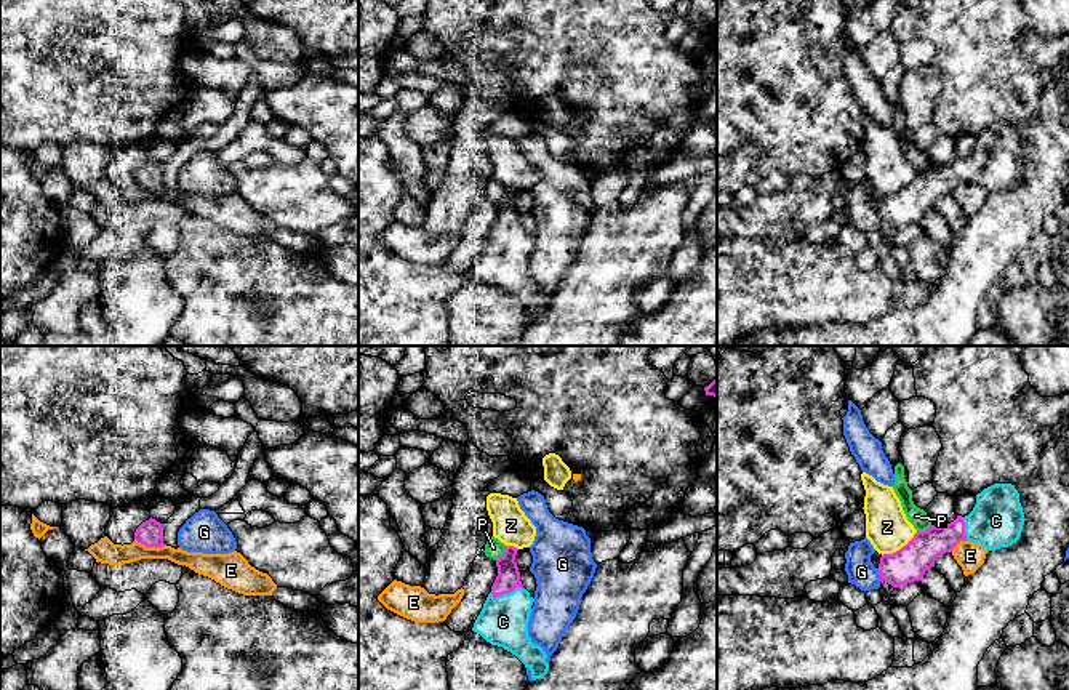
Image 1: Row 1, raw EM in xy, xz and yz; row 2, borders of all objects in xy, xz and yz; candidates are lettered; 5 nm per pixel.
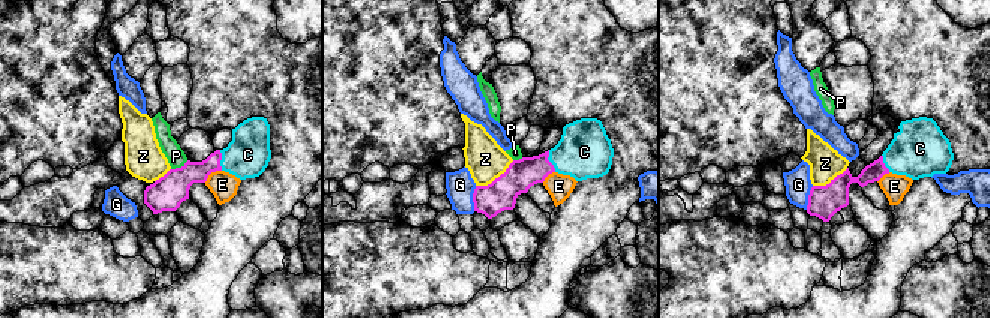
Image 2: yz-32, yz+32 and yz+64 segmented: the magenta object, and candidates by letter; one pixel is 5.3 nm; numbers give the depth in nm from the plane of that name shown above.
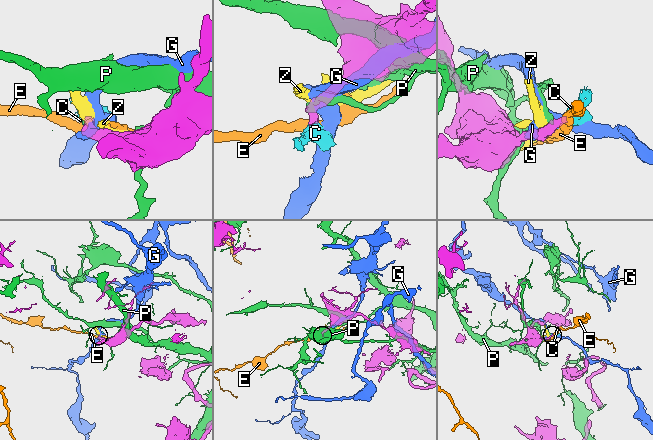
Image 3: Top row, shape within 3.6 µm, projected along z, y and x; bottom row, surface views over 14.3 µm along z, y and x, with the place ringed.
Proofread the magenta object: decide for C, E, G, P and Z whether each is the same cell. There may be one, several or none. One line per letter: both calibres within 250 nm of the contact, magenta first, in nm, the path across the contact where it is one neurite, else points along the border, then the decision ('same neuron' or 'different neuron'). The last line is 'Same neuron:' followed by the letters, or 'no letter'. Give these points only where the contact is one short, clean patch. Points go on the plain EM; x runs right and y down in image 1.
C: calibres 120 and 240 nm; way xz (508, 220), (506, 234), (503, 263); same neuron
E: calibres 130 and 120 nm; border xy (135, 180), (146, 188), (165, 186); different neuron
G: calibres 180 and 140 nm; different neuron
P: calibres 120 and 90 nm; different neuron
Z: calibres 180 and 220 nm; different neuron
Same neuron: C

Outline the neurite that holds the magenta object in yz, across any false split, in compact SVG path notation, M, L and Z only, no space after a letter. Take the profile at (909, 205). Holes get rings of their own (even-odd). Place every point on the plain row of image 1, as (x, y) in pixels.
M994 125L976 136L973 152L947 166L931 166L879 205L880 223L901 229L920 223L938 197L952 194L960 183L983 186L987 192L1008 189L1021 178L1024 154L1011 125Z

